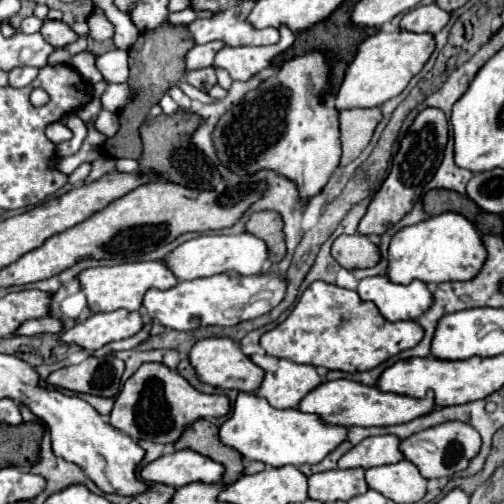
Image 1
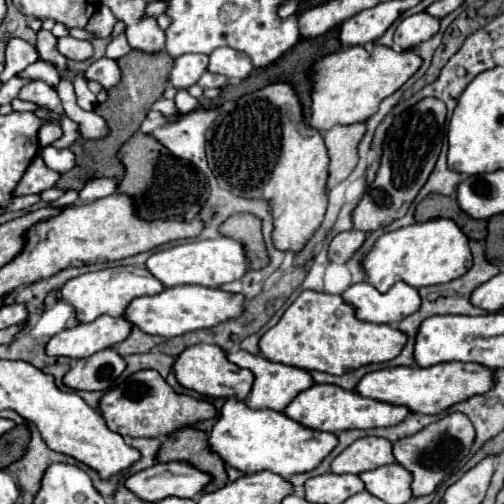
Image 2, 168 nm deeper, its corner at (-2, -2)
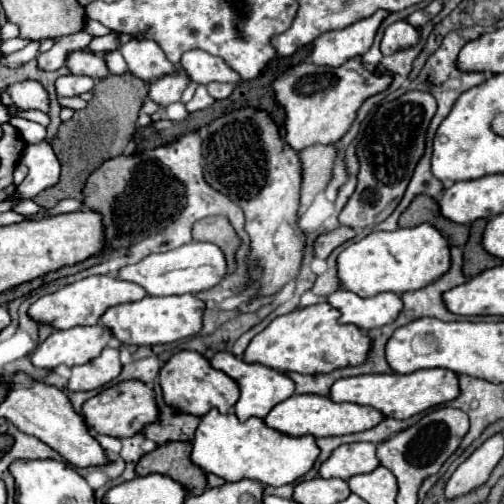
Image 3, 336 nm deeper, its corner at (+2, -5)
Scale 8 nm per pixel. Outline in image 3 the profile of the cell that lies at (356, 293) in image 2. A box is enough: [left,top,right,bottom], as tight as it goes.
[327,289,403,331]

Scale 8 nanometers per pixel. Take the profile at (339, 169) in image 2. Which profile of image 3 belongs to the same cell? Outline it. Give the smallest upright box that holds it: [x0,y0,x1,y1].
[299,145,337,215]

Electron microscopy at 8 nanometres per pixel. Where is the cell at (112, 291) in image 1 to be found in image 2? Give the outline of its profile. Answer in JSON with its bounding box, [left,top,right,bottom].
[61,266,163,322]

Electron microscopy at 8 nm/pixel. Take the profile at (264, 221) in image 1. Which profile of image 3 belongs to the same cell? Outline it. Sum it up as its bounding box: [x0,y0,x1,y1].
[193,217,241,273]

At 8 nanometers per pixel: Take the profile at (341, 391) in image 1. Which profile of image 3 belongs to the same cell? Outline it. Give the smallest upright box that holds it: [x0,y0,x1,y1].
[263,395,385,437]

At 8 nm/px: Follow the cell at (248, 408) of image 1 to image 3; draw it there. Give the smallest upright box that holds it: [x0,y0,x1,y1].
[191,409,319,485]

